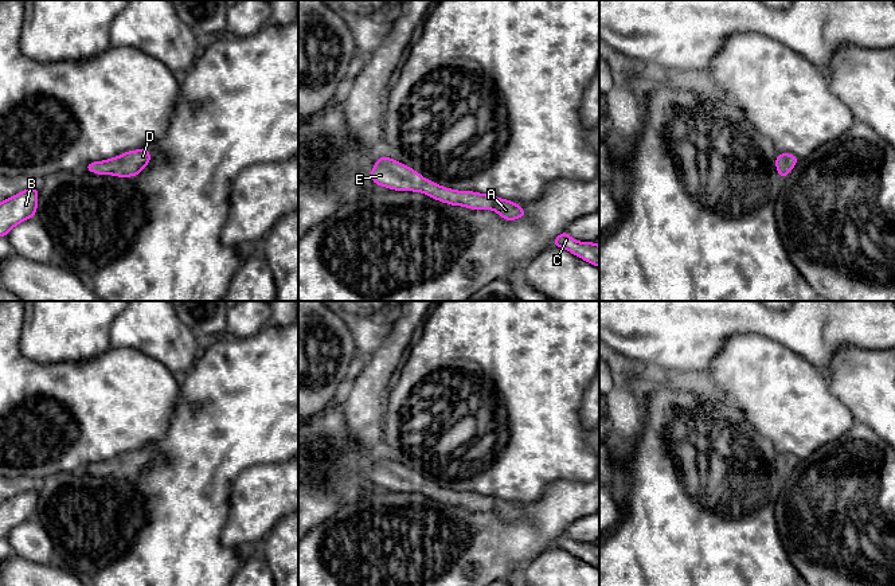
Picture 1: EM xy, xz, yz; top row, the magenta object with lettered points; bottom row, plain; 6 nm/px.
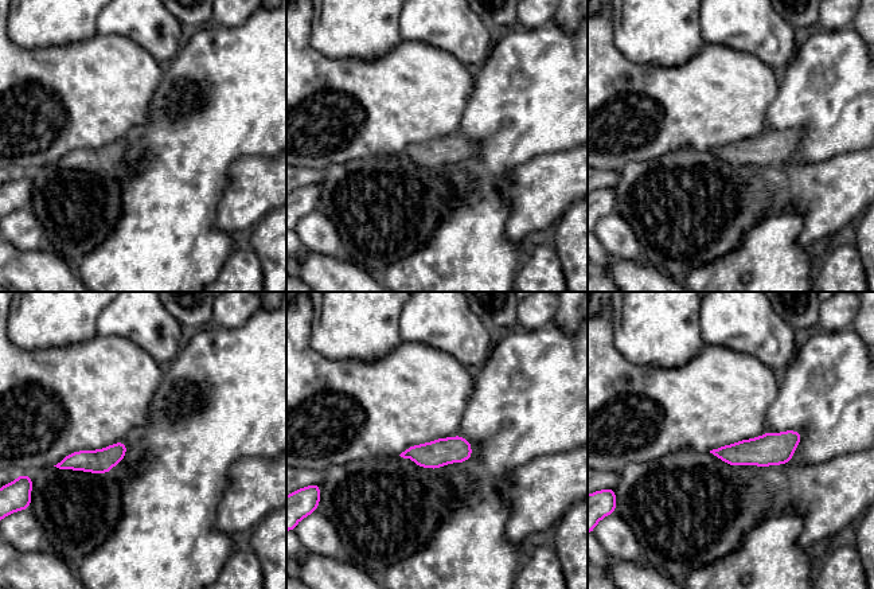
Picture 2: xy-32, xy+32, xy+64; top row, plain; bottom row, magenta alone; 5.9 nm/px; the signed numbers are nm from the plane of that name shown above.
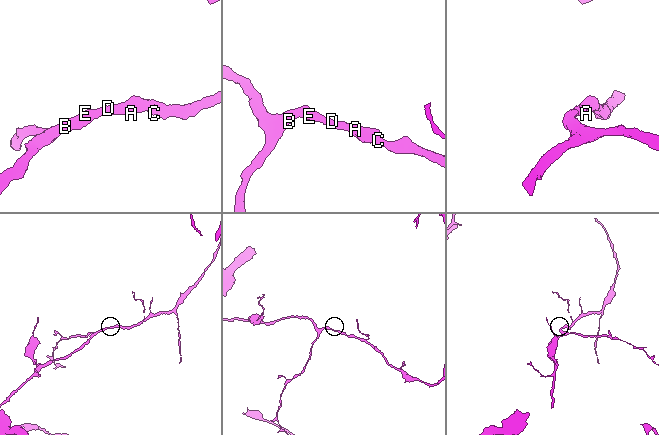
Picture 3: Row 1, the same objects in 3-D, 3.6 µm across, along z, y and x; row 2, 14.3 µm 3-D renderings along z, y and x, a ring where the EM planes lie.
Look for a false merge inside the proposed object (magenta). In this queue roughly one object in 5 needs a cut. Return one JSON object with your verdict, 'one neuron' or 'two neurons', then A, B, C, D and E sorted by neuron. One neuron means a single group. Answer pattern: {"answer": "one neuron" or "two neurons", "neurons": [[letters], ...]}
{"answer": "one neuron", "neurons": [["A", "B", "C", "D", "E"]]}

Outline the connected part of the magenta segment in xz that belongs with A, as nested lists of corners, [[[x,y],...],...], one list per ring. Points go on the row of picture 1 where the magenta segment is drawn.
[[[383,155],[370,172],[371,180],[394,191],[414,191],[452,206],[472,210],[493,210],[504,220],[525,218],[525,211],[515,202],[473,191],[445,188],[435,181],[425,179],[419,172]]]

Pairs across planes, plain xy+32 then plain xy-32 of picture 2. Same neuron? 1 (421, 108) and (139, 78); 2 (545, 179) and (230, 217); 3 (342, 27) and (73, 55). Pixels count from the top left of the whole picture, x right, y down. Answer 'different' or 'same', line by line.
1: same
2: same
3: different

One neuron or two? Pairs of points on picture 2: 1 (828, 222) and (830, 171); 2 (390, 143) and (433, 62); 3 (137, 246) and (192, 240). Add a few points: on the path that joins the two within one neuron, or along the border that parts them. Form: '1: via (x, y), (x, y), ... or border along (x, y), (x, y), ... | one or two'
1: via (828, 210), (830, 183) | one
2: via (390, 123), (390, 112), (420, 82) | one
3: via (151, 246), (179, 246) | one

